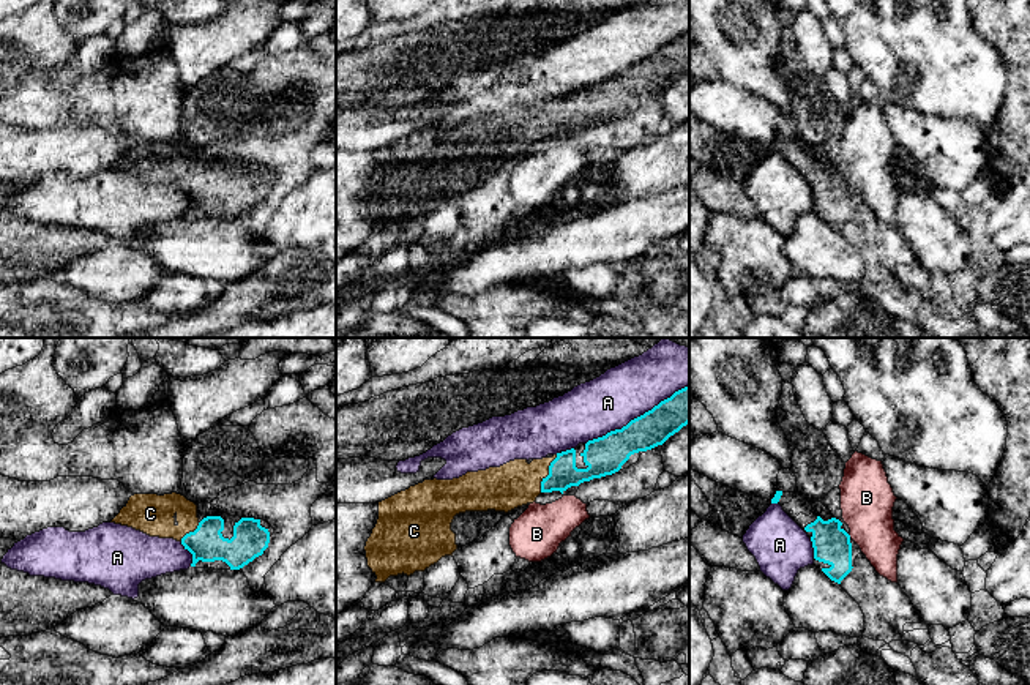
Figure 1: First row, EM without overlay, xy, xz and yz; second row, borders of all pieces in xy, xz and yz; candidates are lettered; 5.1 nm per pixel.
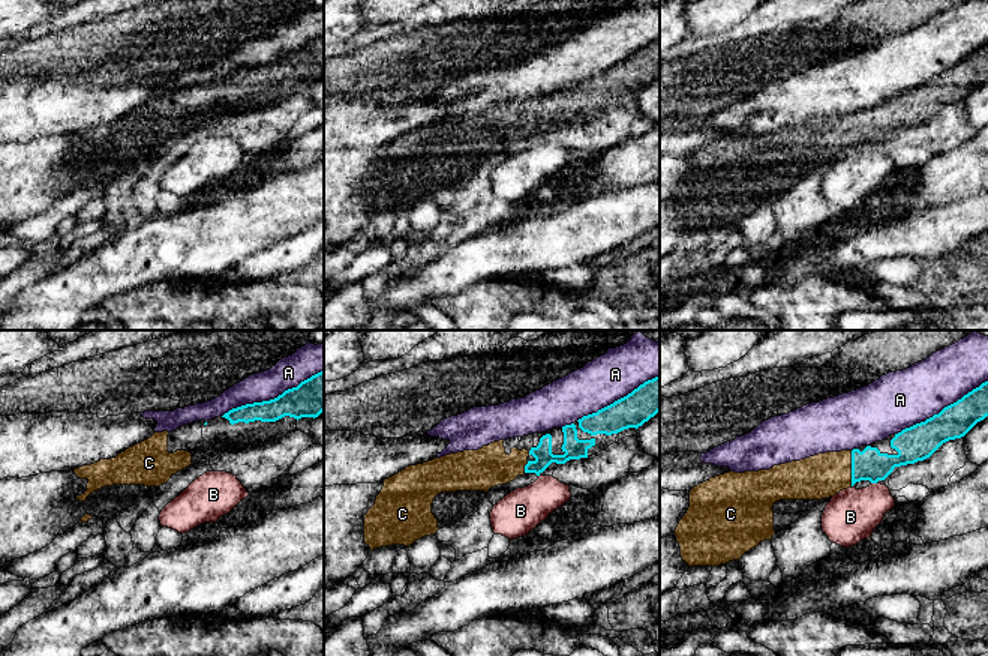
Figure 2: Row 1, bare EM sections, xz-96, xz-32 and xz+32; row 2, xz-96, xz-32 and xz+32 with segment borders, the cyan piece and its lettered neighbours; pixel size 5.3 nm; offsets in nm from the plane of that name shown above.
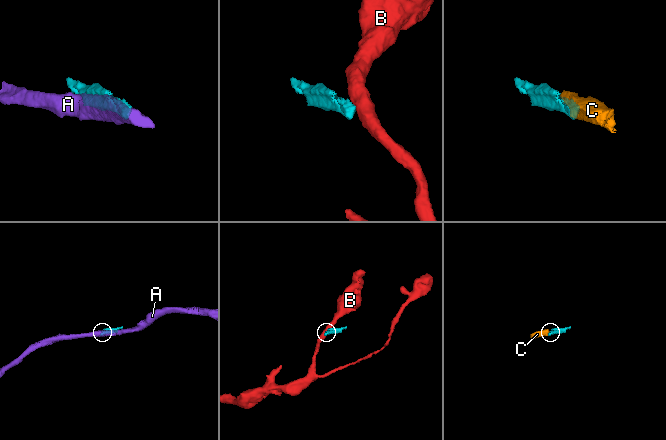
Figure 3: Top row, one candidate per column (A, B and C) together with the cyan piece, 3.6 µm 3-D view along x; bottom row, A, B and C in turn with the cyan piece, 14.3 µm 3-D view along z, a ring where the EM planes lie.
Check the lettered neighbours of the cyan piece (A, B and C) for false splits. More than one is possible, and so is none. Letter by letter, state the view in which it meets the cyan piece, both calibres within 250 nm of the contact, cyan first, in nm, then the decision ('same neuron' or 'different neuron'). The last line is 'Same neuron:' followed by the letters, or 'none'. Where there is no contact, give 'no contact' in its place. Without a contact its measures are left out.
A: xz | 200/280 nm | different neuron
B: yz | 190/280 nm | different neuron
C: xz | 150/240 nm | same neuron
Same neuron: C

